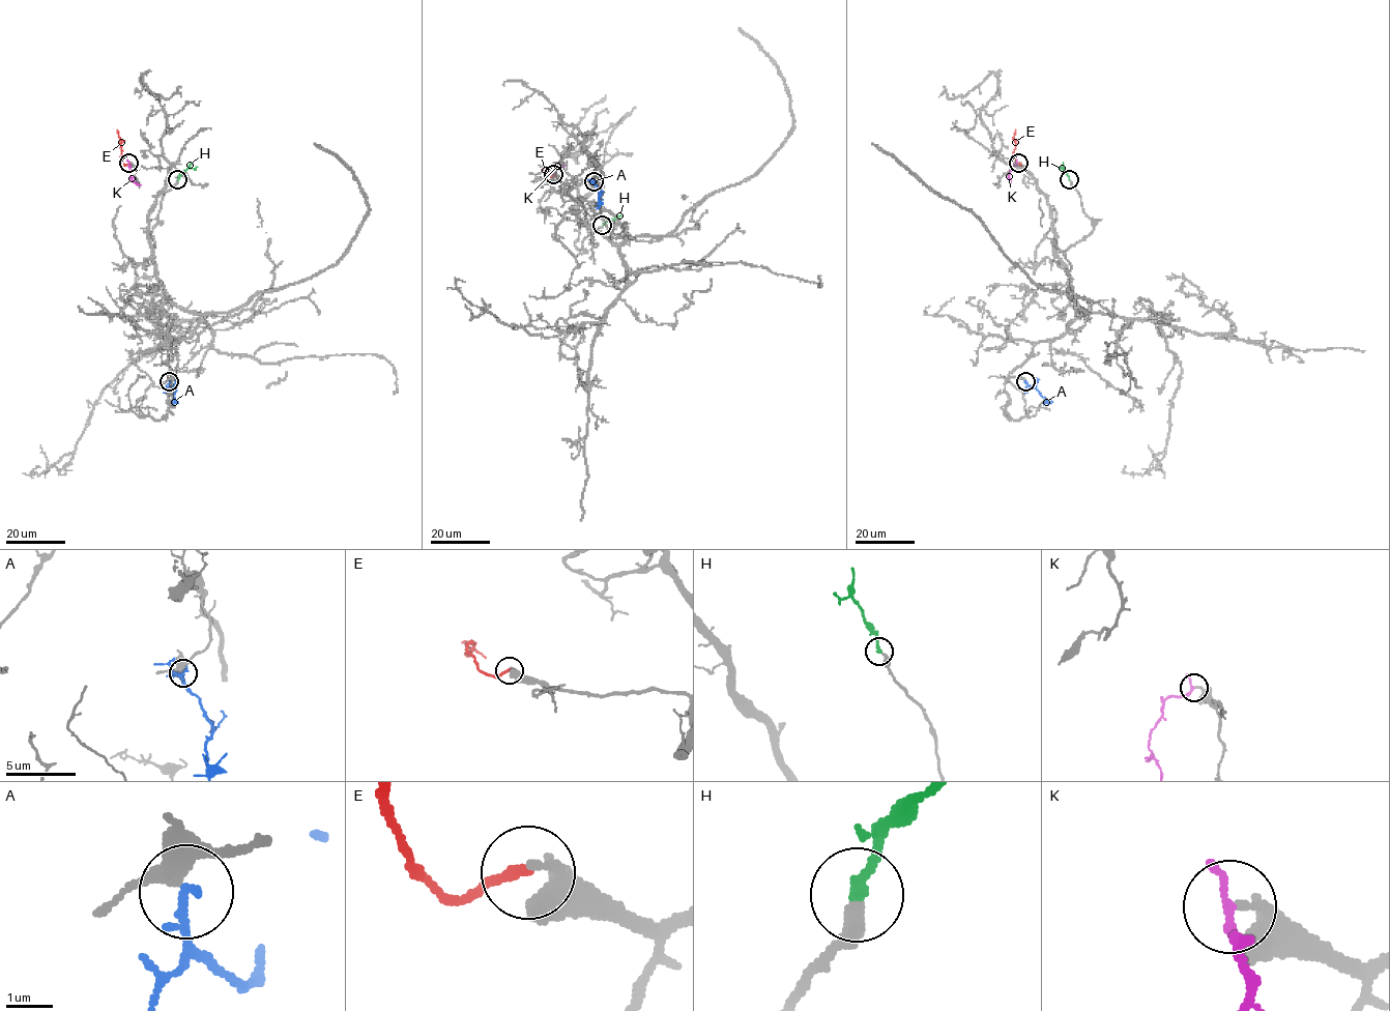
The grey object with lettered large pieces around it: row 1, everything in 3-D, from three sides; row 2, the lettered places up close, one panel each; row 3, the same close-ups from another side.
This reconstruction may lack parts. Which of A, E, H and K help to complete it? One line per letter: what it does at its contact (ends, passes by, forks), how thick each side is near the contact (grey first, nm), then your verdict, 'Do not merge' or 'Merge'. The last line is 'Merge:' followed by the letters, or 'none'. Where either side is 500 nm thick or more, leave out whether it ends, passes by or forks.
A: It ends there. Thickness 380 nm (grey) against 190 nm. Merge
E: It ends there. Thickness 190 nm (grey) against 220 nm. Do not merge
H: It ends there. Thickness 360 nm (grey) against 240 nm. Merge
K: It passes by. Thickness 170 nm (grey) against 160 nm. Merge
Merge: A, H, K

